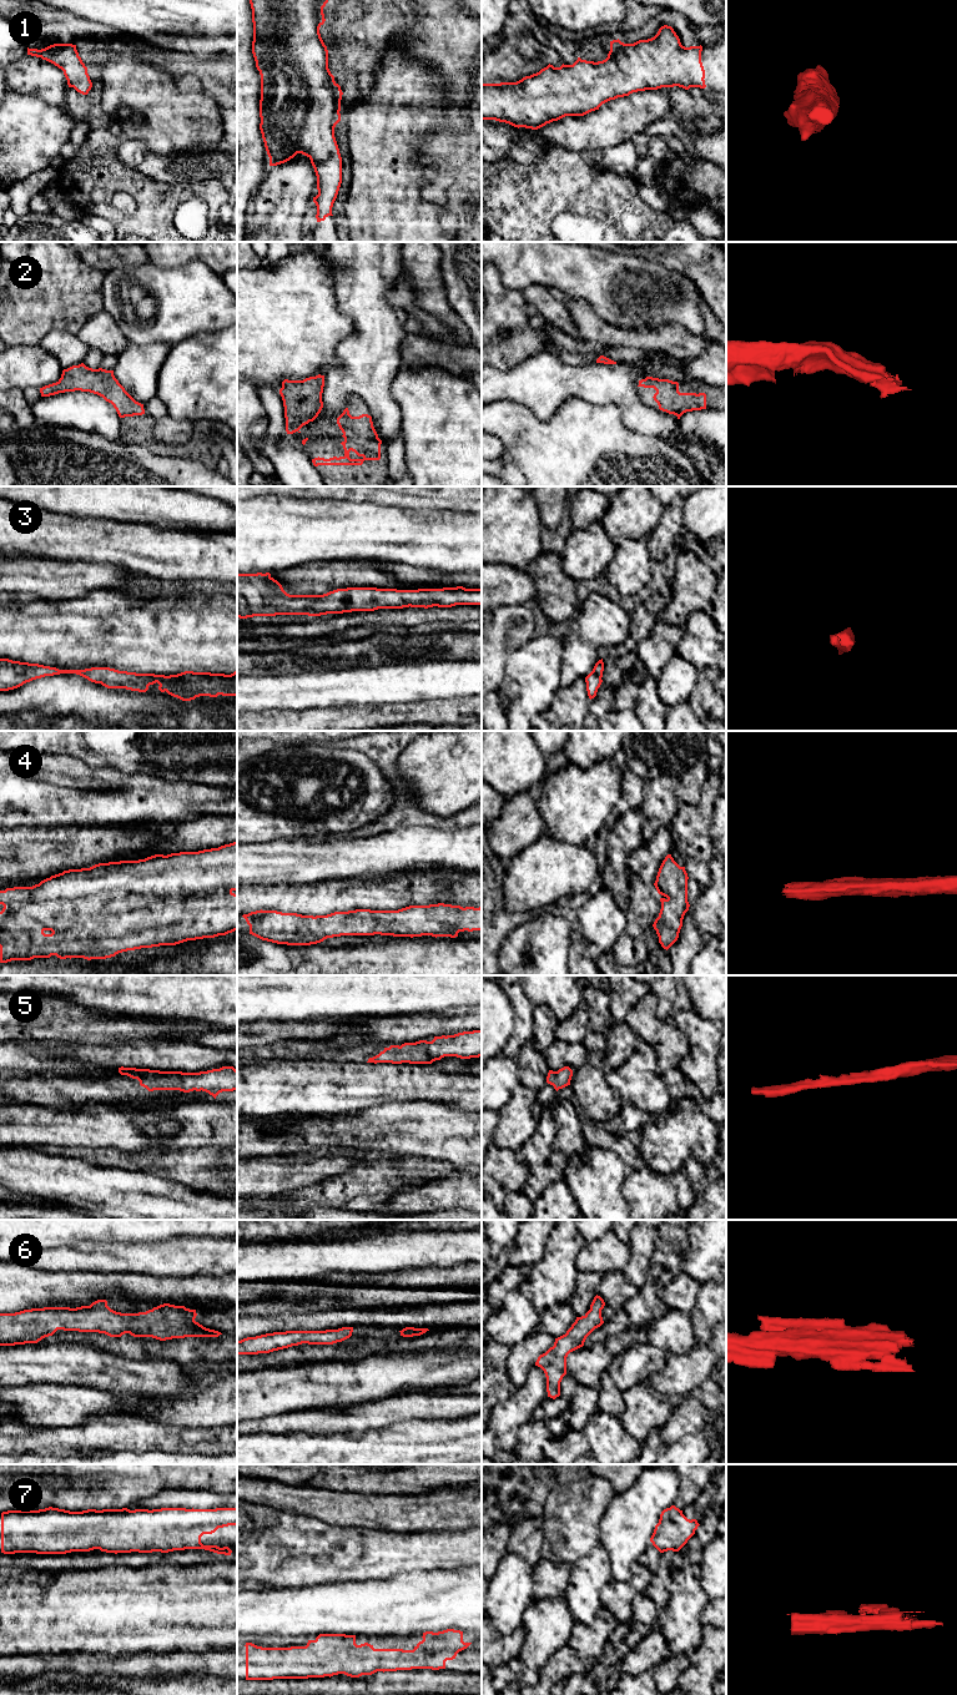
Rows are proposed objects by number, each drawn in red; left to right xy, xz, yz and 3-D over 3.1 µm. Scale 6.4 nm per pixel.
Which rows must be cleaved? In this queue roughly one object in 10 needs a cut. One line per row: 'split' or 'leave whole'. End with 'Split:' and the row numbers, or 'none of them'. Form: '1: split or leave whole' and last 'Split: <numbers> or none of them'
1: leave whole
2: leave whole
3: leave whole
4: leave whole
5: leave whole
6: leave whole
7: leave whole
Split: none of them

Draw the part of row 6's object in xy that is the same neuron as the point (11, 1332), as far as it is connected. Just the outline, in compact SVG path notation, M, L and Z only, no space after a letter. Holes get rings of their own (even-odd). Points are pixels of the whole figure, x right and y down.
M97 1300L90 1306L76 1308L31 1308L15 1313L0 1313L0 1346L37 1343L42 1338L52 1336L57 1330L99 1332L110 1337L121 1337L125 1333L130 1333L134 1337L152 1337L160 1341L185 1337L218 1337L222 1335L196 1322L196 1316L196 1310L170 1303L160 1305L146 1312L121 1313L111 1310L106 1300Z

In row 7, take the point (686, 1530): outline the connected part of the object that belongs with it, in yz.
M671 1505L661 1512L650 1542L660 1553L679 1552L695 1534L699 1525L696 1519L687 1519L683 1510Z

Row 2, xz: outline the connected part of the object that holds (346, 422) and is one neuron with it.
M348 408L337 418L337 424L343 433L341 443L344 449L343 456L329 459L314 458L312 463L318 465L362 465L364 460L381 459L382 440L373 427L372 417L362 414L352 417Z

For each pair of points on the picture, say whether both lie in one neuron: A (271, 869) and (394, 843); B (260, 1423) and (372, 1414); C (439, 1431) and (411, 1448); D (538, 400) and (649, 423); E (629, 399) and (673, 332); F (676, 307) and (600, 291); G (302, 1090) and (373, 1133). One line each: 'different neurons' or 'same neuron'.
A: same neuron
B: same neuron
C: same neuron
D: same neuron
E: different neurons
F: same neuron
G: different neurons

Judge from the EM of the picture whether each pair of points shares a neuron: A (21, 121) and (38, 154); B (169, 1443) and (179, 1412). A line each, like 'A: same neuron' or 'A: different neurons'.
A: same neuron
B: different neurons

